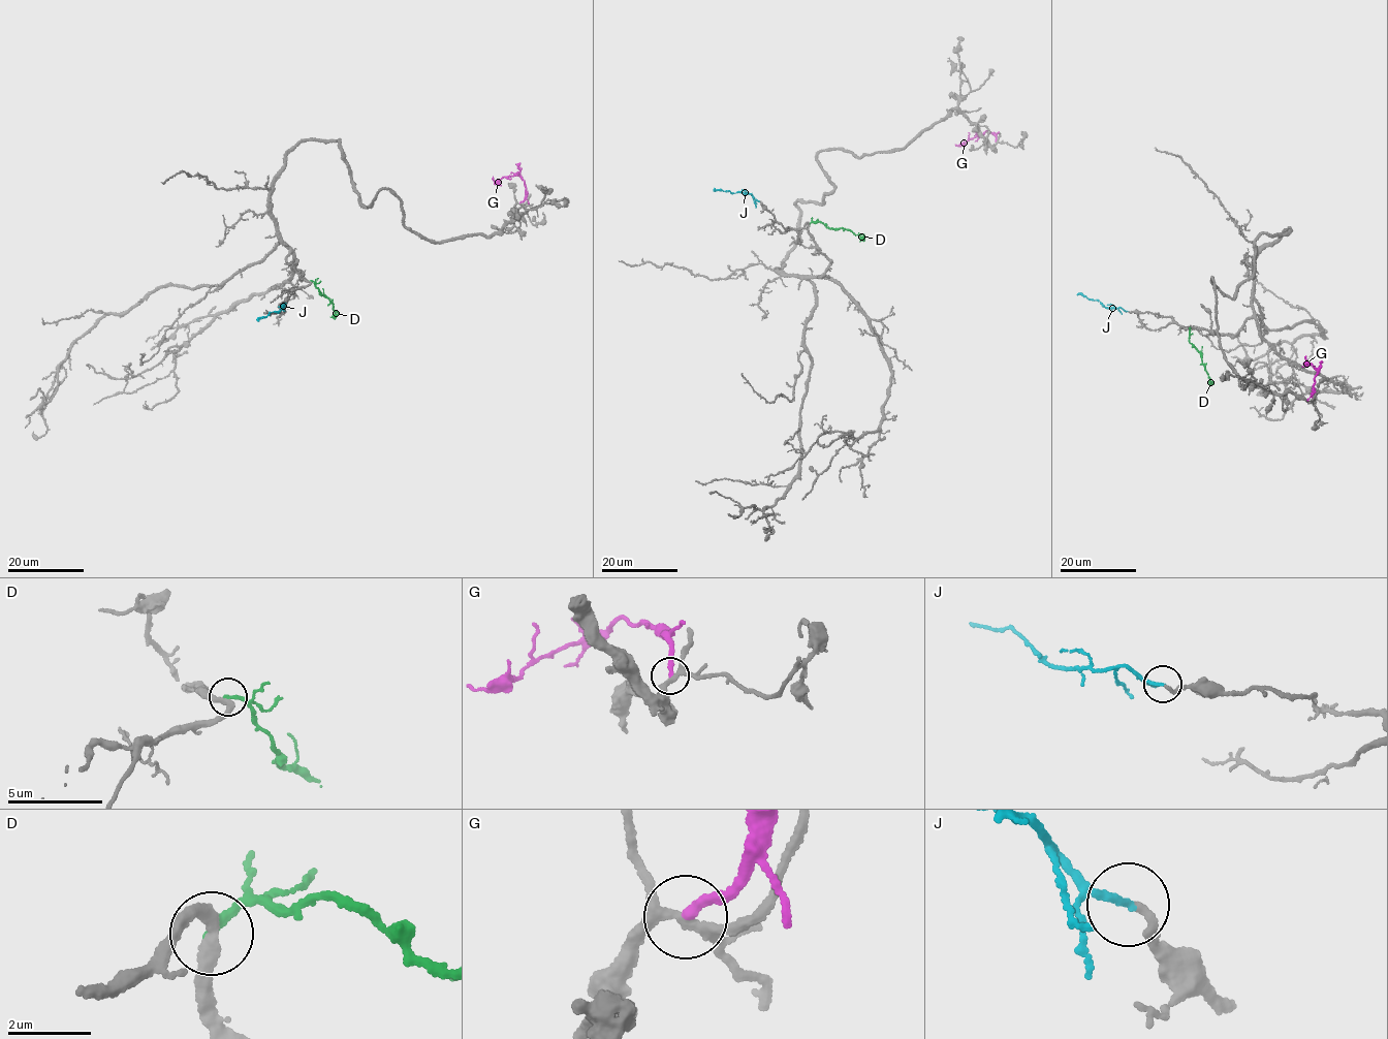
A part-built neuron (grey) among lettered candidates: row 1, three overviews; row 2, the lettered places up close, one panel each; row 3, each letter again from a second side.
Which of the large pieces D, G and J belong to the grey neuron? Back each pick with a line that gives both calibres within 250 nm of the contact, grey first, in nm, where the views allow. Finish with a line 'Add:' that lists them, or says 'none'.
J: calibres 170 and 180 nm
Add: J

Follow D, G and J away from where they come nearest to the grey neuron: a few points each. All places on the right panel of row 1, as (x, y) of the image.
D: (1190, 327), (1189, 341), (1199, 352), (1210, 381)
G: (1314, 398), (1317, 369), (1306, 361), (1305, 355)
J: (1128, 311), (1111, 309), (1098, 301), (1077, 294)

